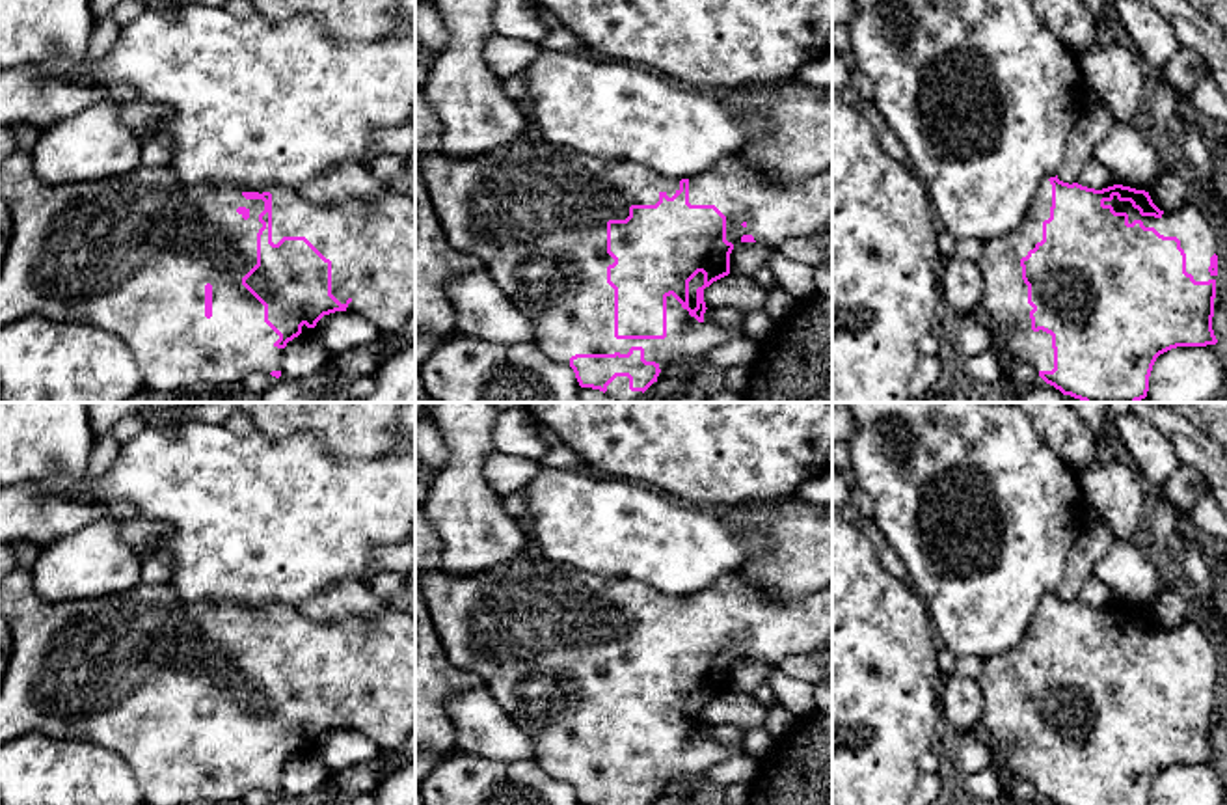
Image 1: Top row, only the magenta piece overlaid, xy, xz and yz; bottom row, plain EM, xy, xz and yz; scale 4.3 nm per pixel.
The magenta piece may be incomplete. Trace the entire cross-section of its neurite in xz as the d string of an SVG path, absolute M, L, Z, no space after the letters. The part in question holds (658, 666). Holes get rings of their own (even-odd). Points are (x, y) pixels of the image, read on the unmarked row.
M527 555L499 563L484 572L456 578L443 568L419 570L417 581L430 613L436 634L449 662L467 673L479 675L510 719L534 742L534 760L551 777L570 783L581 805L650 805L663 786L678 785L693 777L704 777L713 766L743 753L743 747L730 747L704 736L709 725L704 719L704 706L730 691L730 671L739 660L758 660L776 667L784 658L816 652L832 635L832 585L802 600L775 602L758 594L745 580L743 570L726 574L704 591L689 596L667 596L650 585L631 578L601 578L546 557Z

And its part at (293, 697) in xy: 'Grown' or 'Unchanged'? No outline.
Grown

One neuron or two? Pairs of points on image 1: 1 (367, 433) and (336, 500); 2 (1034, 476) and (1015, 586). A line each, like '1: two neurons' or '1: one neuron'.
1: two neurons
2: one neuron

